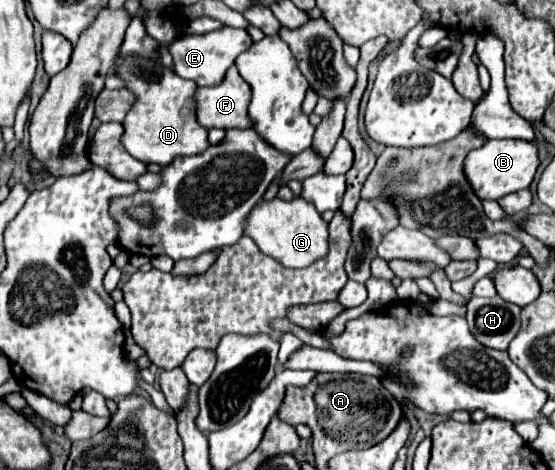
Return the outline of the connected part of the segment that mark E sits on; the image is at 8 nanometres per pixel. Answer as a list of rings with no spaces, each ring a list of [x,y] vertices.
[[[224,27],[218,31],[210,31],[204,35],[184,35],[176,39],[168,49],[174,57],[174,73],[180,75],[182,79],[192,79],[200,87],[204,85],[218,85],[226,71],[234,65],[236,57],[246,51],[246,47],[252,45],[252,37],[244,29],[234,29],[234,27]]]

